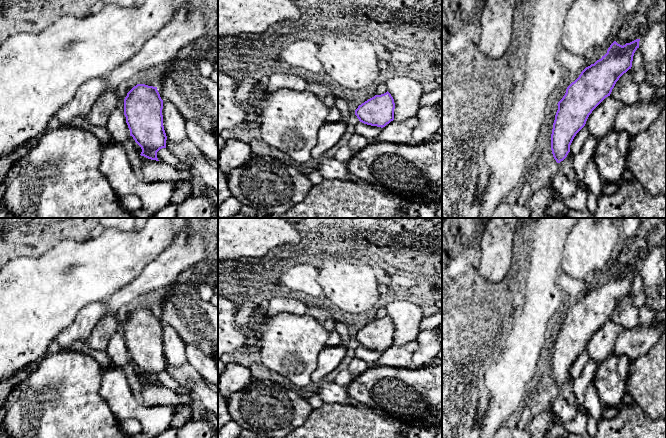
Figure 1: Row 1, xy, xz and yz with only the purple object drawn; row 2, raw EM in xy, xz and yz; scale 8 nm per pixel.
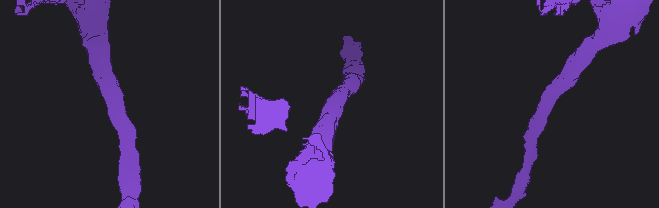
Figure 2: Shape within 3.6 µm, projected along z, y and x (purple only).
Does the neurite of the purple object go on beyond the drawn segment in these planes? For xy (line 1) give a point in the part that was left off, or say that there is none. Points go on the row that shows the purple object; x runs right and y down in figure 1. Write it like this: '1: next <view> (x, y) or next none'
1: next none

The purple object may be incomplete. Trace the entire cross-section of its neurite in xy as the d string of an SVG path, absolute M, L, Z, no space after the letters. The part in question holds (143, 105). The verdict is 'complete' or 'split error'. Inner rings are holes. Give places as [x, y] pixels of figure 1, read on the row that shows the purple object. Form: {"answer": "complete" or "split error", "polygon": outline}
{"answer": "complete", "polygon": "M134 86L124 99L124 115L130 136L141 147L141 156L159 161L157 152L166 148L167 136L163 126L163 100L157 87Z"}

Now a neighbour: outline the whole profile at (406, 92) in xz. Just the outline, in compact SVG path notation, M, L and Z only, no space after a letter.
M395 76L386 83L387 91L394 99L394 120L403 122L416 117L420 109L420 100L424 95L423 85L404 76Z

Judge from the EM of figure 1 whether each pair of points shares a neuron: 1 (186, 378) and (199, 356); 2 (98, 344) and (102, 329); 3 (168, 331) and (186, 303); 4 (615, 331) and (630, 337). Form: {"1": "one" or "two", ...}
{"1": "two", "2": "one", "3": "two", "4": "two"}

